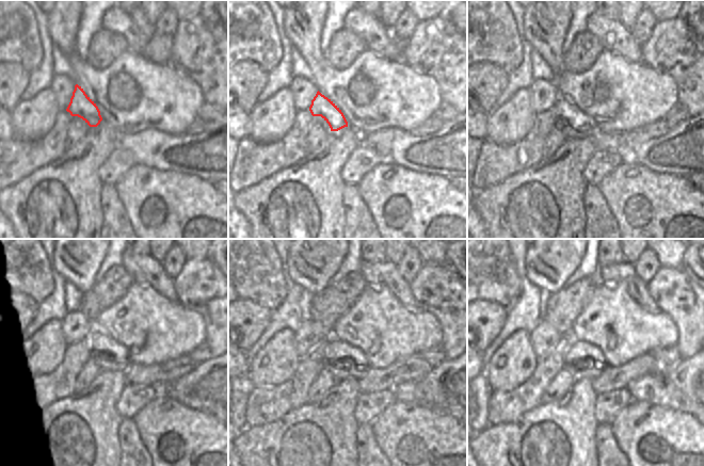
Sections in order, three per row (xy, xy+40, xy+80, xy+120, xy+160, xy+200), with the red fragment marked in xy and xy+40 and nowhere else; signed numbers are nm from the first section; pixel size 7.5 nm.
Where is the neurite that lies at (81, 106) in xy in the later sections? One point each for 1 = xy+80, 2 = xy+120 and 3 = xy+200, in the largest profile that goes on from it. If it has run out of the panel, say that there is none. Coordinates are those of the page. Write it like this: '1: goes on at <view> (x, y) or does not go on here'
1: goes on at xy+80 (579, 124)
2: goes on at xy+120 (108, 354)
3: goes on at xy+200 (582, 360)

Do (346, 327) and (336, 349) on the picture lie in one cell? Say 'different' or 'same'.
different

